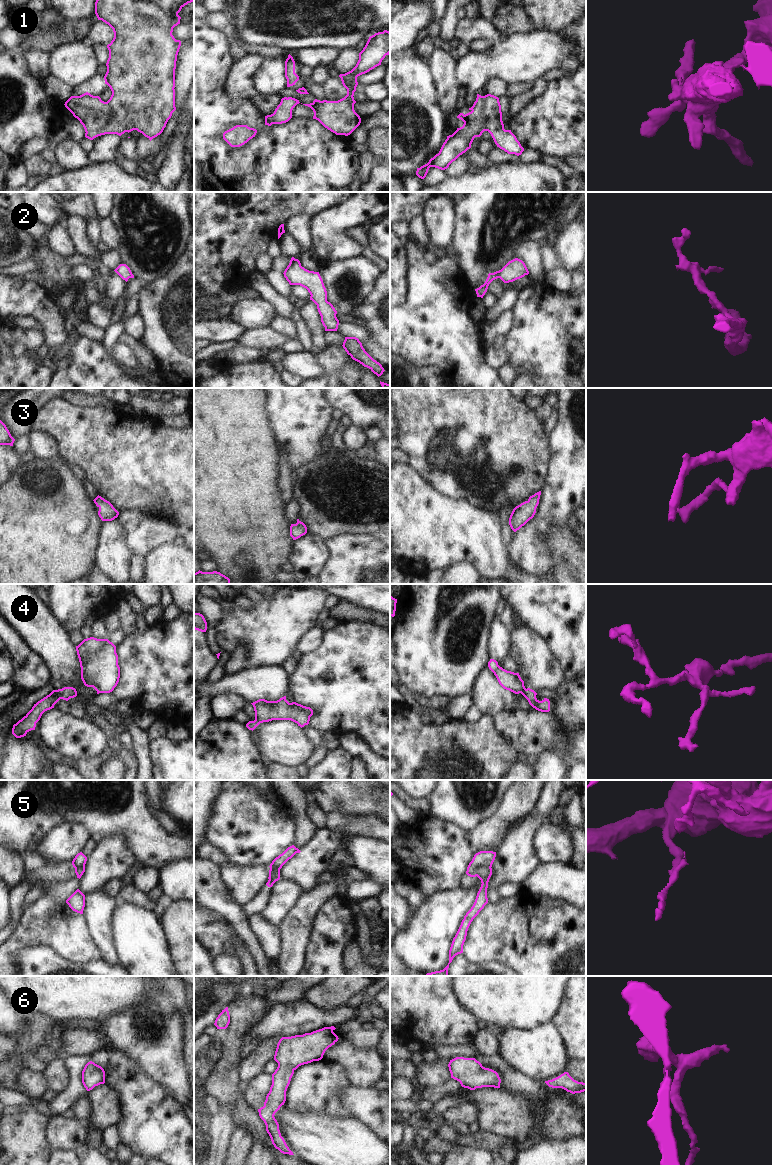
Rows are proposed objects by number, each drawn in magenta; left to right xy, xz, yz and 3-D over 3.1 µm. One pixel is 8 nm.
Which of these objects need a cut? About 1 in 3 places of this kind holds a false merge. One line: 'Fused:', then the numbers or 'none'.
Fused: 5

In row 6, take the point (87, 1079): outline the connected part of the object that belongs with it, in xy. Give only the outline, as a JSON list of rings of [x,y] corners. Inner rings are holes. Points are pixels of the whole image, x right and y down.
[[[92,1061],[88,1062],[82,1071],[82,1083],[87,1091],[92,1090],[95,1086],[104,1084],[104,1069]]]

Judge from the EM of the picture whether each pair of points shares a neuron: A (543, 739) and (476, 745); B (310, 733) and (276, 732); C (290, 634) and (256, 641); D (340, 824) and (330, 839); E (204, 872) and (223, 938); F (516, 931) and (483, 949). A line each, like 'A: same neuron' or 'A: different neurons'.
A: different neurons
B: different neurons
C: same neuron
D: different neurons
E: different neurons
F: same neuron

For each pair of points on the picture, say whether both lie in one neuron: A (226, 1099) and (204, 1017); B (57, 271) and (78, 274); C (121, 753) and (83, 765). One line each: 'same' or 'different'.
A: different
B: different
C: same

